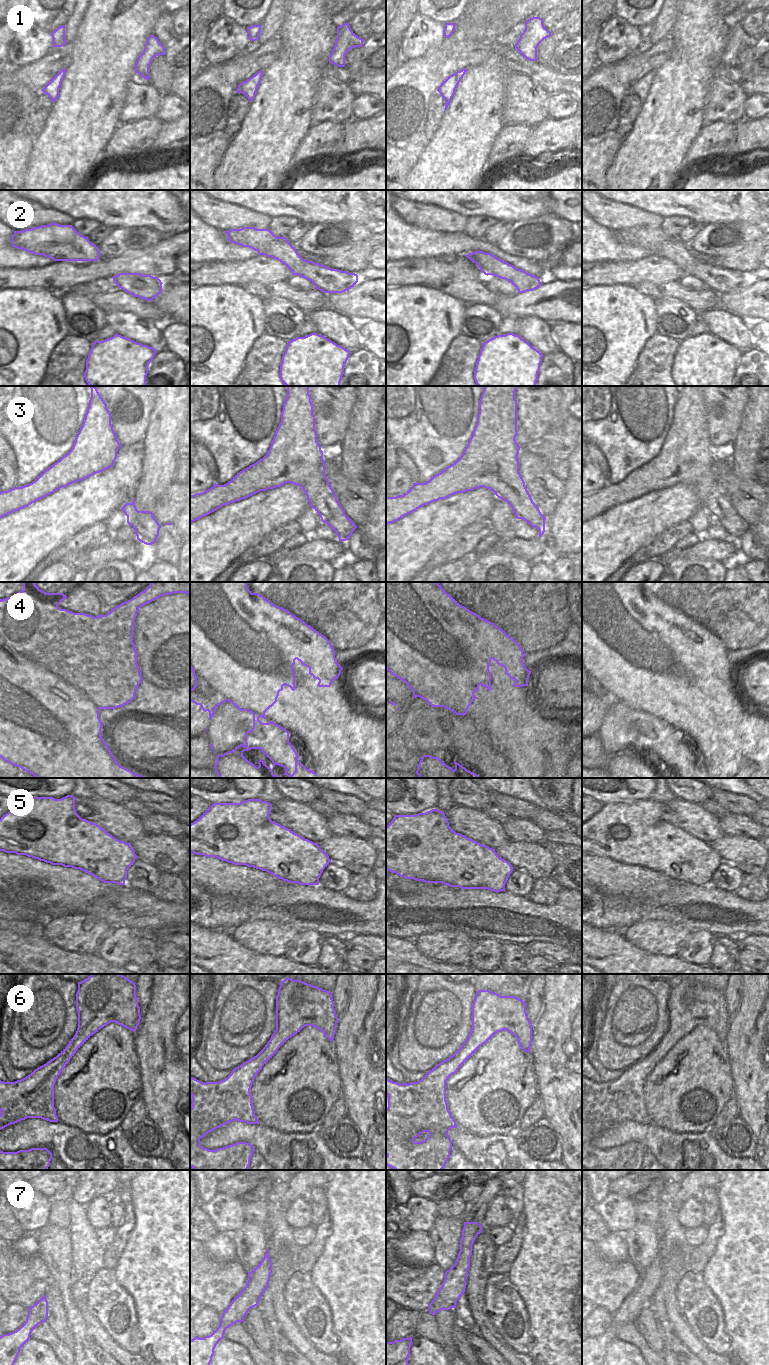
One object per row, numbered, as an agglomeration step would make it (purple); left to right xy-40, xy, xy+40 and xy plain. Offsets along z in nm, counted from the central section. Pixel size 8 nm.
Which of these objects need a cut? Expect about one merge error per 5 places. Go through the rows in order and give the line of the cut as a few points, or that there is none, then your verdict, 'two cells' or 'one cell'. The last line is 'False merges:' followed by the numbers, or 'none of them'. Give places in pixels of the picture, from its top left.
1: xy+40 (441, 94), (445, 98), (451, 98) | two cells
2: no cut | one cell
3: no cut | one cell
4: xy (190, 616), (302, 651) | two cells
5: xy-40 (134, 858), (124, 857), (114, 865), (102, 861), (94, 873) | two cells
6: no cut | one cell
7: xy+40 (445, 1277), (444, 1281) | two cells
False merges: 1, 4, 5, 7

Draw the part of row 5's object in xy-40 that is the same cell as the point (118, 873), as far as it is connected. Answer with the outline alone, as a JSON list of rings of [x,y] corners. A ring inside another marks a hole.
[[[124,857],[120,863],[115,866],[112,863],[102,861],[95,874],[100,877],[109,877],[109,883],[116,883],[118,885],[125,885],[127,878],[127,870],[133,865],[135,859]]]

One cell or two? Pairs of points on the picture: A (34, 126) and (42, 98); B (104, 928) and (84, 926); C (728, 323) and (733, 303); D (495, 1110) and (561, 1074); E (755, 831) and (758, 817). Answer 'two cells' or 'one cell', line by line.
A: one cell
B: one cell
C: two cells
D: two cells
E: two cells

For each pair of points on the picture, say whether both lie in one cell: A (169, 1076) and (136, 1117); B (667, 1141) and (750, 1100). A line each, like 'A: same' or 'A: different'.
A: different
B: different

